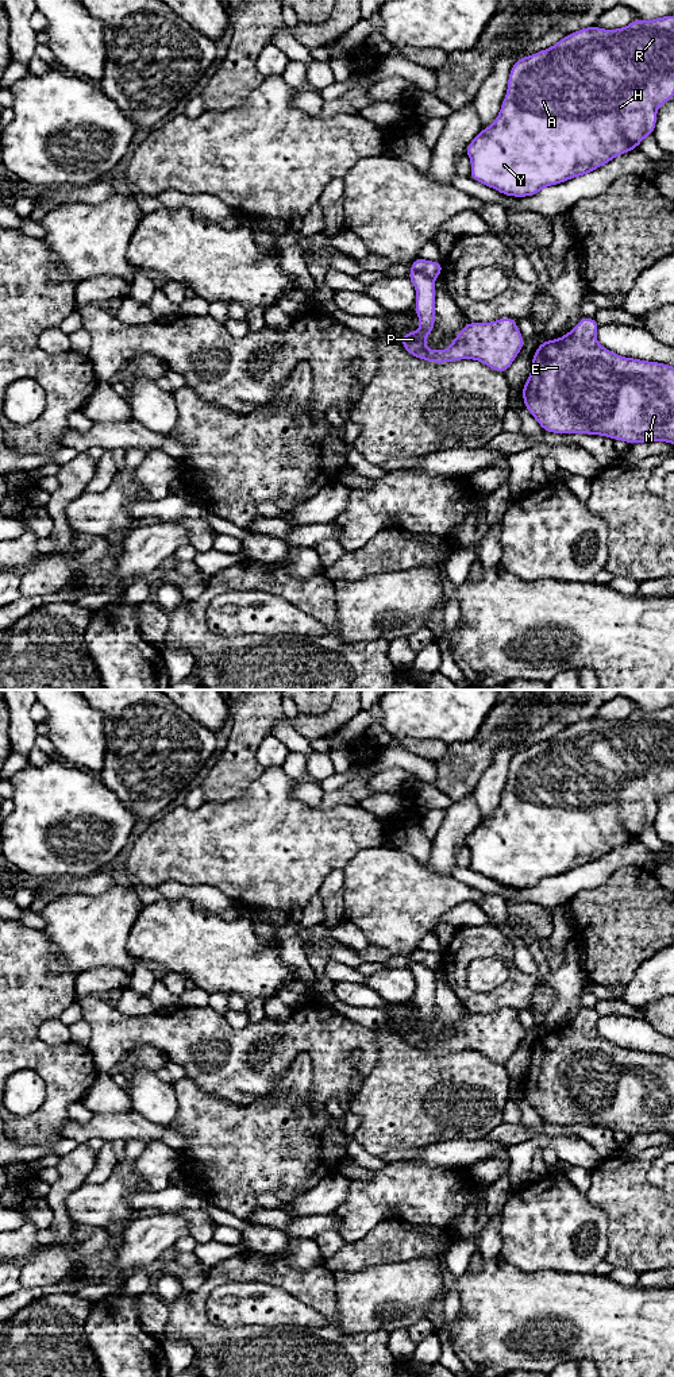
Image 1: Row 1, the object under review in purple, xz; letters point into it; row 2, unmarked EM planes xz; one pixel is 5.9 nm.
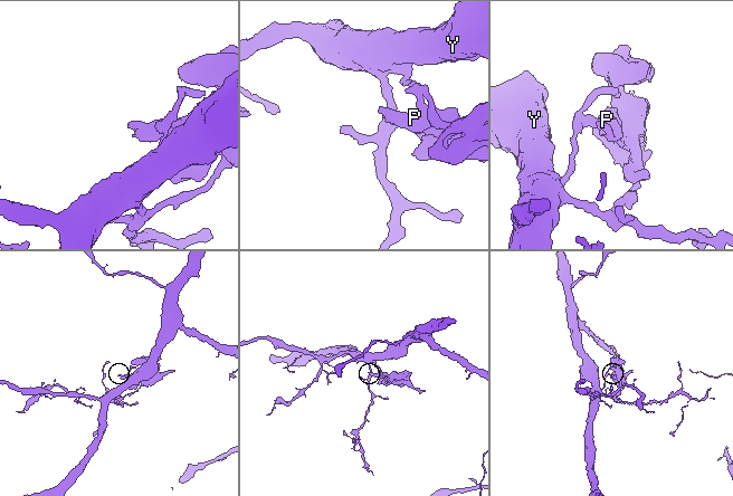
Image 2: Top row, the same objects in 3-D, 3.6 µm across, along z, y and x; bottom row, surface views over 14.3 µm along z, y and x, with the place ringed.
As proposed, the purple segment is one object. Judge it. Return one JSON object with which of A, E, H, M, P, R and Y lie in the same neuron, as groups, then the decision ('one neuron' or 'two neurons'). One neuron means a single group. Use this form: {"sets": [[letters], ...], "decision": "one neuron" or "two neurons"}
{"sets": [["A", "H", "R", "Y"], ["E", "M", "P"]], "decision": "two neurons"}

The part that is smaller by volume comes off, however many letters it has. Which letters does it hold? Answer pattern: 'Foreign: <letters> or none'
Foreign: E, M, P

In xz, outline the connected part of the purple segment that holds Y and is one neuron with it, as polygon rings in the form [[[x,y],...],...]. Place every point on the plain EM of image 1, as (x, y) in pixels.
[[[674,706],[635,710],[628,717],[581,720],[554,737],[520,748],[508,767],[508,782],[494,814],[467,836],[470,869],[504,887],[529,888],[543,879],[584,868],[654,826],[658,799],[674,788]]]

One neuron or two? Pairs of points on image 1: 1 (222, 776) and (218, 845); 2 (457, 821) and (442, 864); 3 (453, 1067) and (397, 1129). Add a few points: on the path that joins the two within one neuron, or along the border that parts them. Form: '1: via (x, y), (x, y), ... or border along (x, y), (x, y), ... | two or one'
1: border along (247, 787), (228, 801), (205, 802) | two
2: via (454, 832), (443, 853) | one
3: via (436, 1080), (403, 1113) | one

